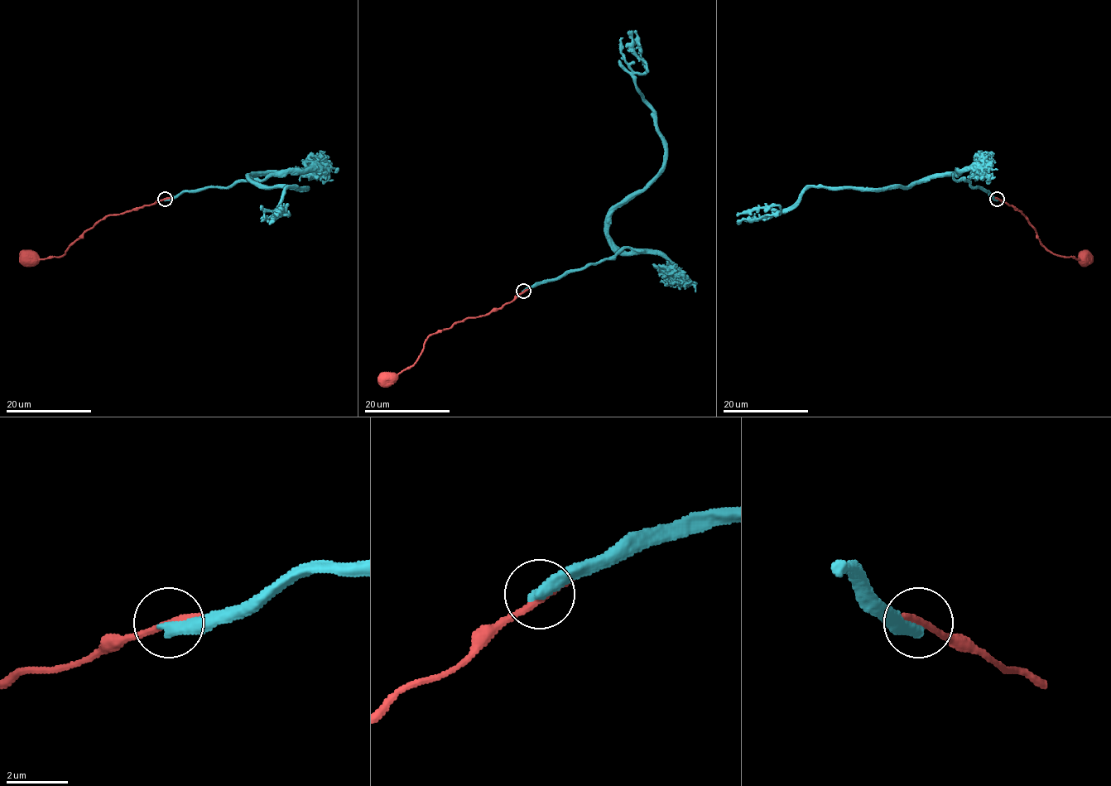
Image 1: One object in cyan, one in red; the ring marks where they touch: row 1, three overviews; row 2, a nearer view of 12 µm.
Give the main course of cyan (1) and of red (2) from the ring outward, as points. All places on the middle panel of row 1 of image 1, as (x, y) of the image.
1: (524, 291), (632, 250), (613, 243), (608, 218), (662, 169), (665, 139), (633, 79), (646, 65), (629, 31)
2: (524, 291), (498, 309), (492, 309), (484, 315), (466, 317), (450, 328), (432, 333), (411, 365), (386, 377)

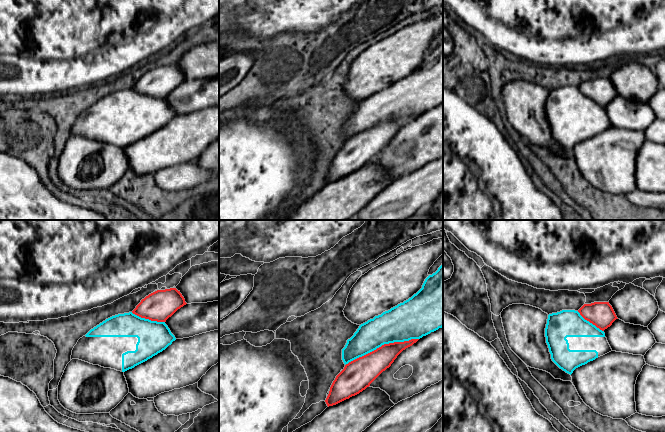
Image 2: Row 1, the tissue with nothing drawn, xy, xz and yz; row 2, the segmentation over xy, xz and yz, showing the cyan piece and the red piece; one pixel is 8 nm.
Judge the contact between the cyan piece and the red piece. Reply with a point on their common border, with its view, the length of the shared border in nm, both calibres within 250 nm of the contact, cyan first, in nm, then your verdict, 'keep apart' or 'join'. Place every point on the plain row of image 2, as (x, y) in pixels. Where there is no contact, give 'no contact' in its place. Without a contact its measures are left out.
meets cyan in xz at (381, 121); contact 650 nm long; 300 nm thick on the cyan side, 220 nm on the other; keep apart

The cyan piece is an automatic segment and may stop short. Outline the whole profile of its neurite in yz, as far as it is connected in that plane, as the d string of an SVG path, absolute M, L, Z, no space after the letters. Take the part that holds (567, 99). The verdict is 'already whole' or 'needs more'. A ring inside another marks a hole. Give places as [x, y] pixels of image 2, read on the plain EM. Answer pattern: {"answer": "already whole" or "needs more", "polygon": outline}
{"answer": "needs more", "polygon": "M575 86L549 90L545 113L552 137L570 151L576 144L612 127L604 107Z"}

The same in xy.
{"answer": "needs more", "polygon": "M132 88L118 90L106 95L80 114L72 126L71 136L79 135L93 141L125 148L162 128L175 116L175 112L171 109L165 98L141 94Z"}

